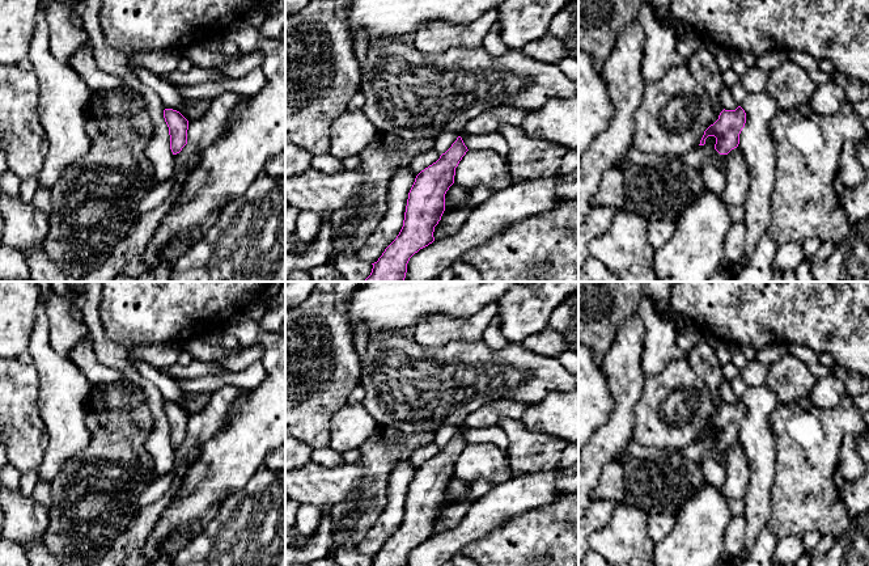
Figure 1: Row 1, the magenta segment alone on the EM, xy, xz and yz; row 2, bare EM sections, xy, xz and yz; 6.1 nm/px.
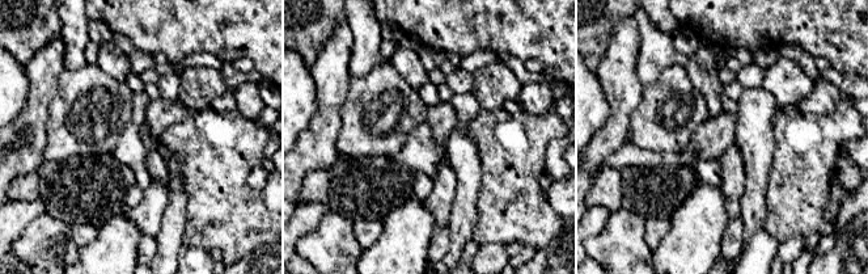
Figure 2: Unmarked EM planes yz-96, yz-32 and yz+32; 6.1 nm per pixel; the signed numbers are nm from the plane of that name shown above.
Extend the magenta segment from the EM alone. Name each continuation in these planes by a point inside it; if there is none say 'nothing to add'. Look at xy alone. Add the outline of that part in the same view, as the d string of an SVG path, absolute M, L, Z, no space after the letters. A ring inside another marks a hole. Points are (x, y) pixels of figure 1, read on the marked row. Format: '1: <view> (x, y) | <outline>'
nothing to add

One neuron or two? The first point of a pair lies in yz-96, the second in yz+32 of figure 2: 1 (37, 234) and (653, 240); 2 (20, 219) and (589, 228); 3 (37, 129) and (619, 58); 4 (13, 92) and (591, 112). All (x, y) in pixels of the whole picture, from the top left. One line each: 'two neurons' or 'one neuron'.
1: two neurons
2: one neuron
3: one neuron
4: one neuron

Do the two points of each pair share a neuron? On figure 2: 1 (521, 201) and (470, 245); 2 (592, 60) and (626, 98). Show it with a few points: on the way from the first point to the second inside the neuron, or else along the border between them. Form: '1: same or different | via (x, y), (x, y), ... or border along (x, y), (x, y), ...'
1: different | border along (471, 239), (479, 245)
2: different | border along (610, 39), (595, 71)

